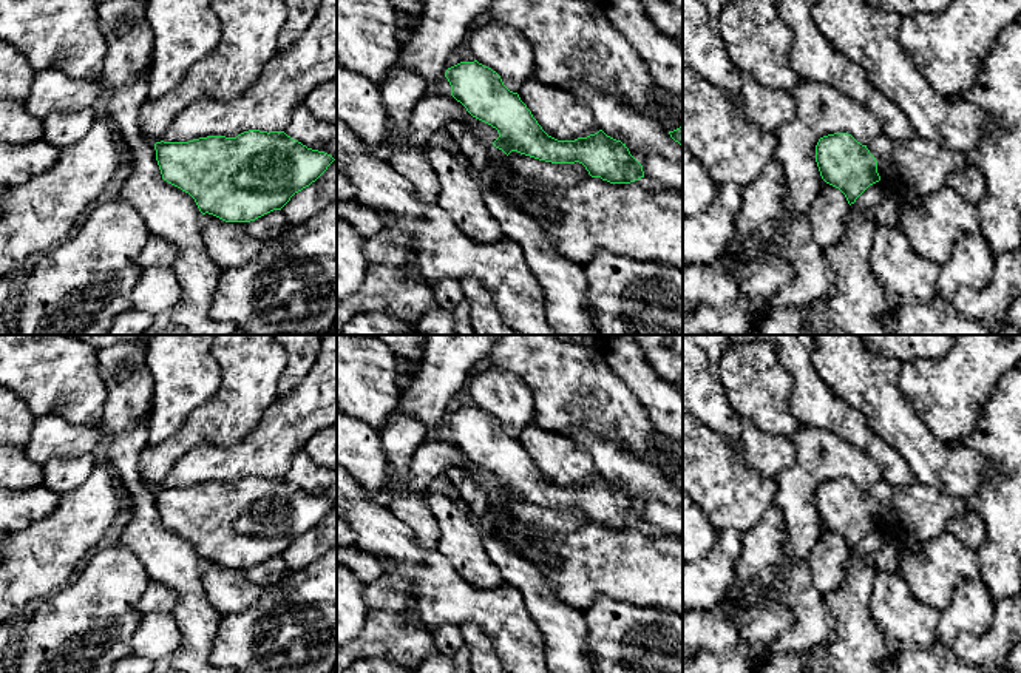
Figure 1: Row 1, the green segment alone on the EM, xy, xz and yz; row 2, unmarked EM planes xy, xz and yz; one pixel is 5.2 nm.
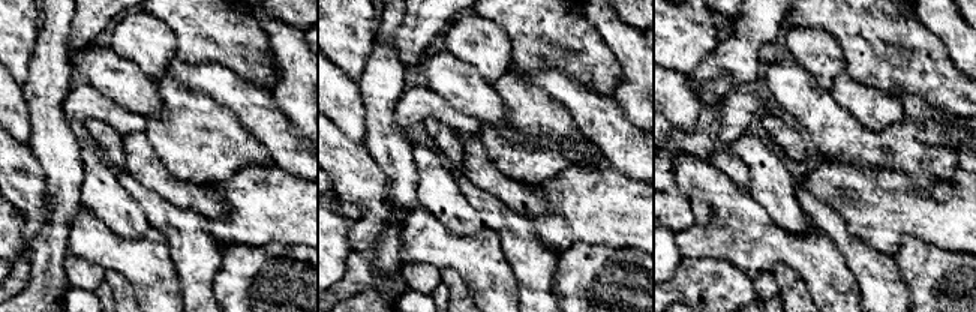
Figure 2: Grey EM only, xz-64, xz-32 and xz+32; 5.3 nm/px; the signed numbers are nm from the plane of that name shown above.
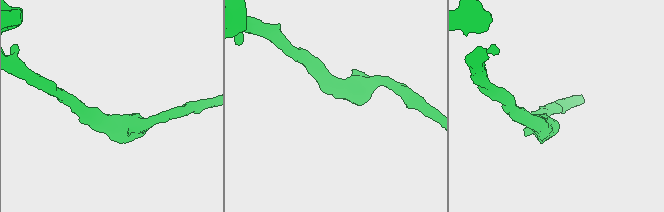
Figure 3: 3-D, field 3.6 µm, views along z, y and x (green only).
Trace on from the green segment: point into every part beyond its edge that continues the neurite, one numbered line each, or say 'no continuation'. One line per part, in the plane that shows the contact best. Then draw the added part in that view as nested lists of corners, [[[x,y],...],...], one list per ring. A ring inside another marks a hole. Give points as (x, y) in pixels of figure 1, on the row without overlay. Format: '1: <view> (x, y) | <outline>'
no continuation

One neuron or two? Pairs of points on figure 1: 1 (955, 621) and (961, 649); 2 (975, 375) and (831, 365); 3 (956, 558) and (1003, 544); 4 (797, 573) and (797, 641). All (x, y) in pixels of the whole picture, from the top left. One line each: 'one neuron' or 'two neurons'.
1: two neurons
2: two neurons
3: two neurons
4: one neuron

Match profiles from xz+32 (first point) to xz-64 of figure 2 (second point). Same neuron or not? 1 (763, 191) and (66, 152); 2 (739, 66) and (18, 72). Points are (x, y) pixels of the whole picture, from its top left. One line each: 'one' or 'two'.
1: two
2: two

